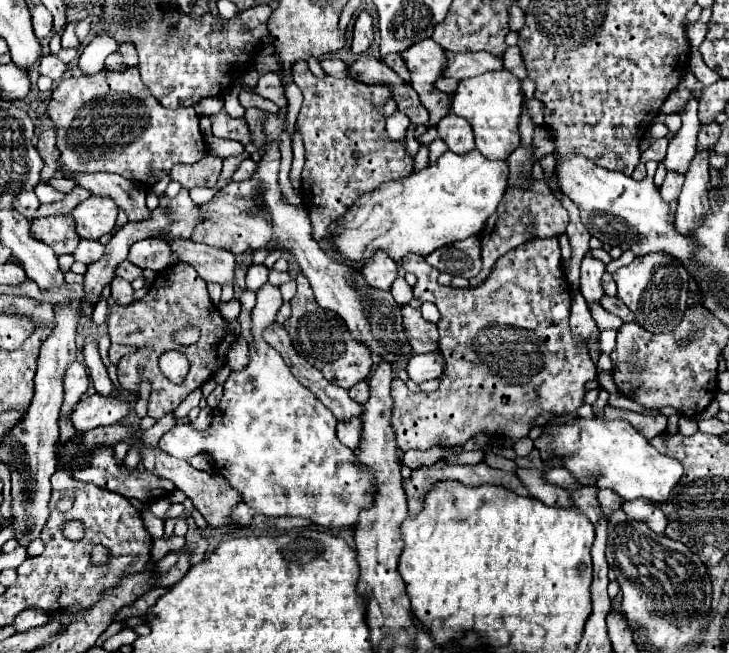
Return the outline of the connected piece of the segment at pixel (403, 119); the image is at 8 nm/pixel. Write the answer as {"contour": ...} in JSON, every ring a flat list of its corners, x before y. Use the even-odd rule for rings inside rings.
{"contour":[[396,111,394,115,390,115,386,119,386,135,388,135,388,139,394,139,394,141,404,139,408,125,410,125,410,119,402,111]]}

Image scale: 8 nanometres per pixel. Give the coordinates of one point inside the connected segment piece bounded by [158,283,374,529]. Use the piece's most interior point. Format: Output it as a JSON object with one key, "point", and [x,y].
{"point":[275,442]}

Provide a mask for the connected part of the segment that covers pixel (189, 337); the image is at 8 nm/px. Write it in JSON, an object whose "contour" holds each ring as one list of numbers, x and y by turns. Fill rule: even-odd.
{"contour":[[186,327,176,333,176,341,182,345,190,345,190,343,198,341,198,335,200,335,200,331,196,327]]}

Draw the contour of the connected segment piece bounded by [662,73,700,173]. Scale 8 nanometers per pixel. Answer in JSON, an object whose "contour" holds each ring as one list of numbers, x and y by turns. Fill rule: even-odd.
{"contour":[[688,73,682,79,682,85,686,89,690,89,690,101,686,103,686,109,682,113,682,127,680,127,680,131,668,143,668,155,662,161,666,171,686,173,688,163,690,163,690,159,696,153,696,135,698,135,698,129,700,129,700,121,698,121,698,113,696,113,698,99,694,97,696,83,698,83,698,79,692,73]]}

